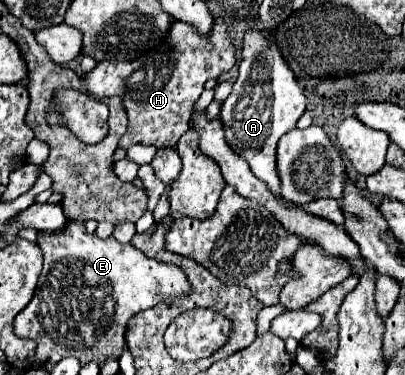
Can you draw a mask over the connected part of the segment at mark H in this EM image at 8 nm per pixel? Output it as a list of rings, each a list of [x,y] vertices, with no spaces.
[[[214,17],[214,29],[206,37],[200,37],[194,25],[172,21],[172,29],[168,29],[166,41],[154,47],[152,53],[142,55],[134,61],[102,61],[94,71],[86,73],[86,85],[90,95],[98,99],[112,97],[112,95],[120,95],[124,99],[124,109],[128,113],[128,131],[122,137],[122,149],[128,149],[132,143],[154,145],[154,147],[162,147],[162,145],[174,147],[176,141],[190,129],[188,121],[192,117],[194,103],[204,91],[204,83],[208,79],[220,79],[222,75],[226,75],[236,63],[234,53],[236,49],[228,37],[226,23],[222,17]]]

